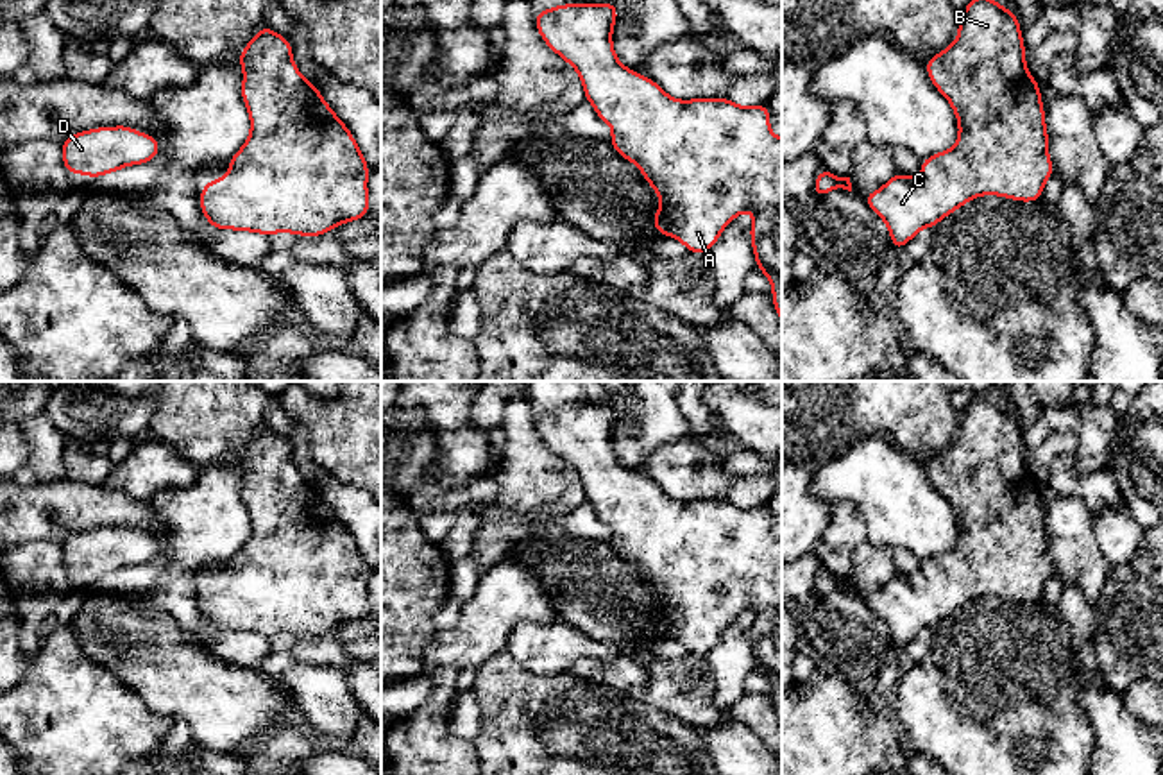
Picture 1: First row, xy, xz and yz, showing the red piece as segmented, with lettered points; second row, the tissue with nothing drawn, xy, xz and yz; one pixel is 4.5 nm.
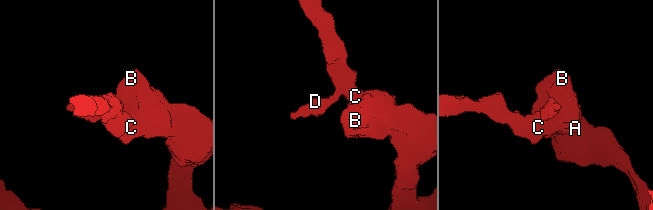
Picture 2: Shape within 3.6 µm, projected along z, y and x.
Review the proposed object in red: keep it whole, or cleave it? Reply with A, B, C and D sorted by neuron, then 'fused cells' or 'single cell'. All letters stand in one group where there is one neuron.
groups A B C D; single cell

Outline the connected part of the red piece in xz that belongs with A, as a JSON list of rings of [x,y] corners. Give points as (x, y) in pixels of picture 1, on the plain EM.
[[[614,403],[556,406],[533,419],[546,446],[578,473],[596,515],[612,526],[615,553],[637,566],[660,598],[655,632],[680,641],[689,653],[705,655],[737,616],[753,614],[757,671],[769,678],[782,723],[782,539],[769,532],[768,505],[744,508],[728,498],[676,501],[655,481],[623,467],[612,446]]]

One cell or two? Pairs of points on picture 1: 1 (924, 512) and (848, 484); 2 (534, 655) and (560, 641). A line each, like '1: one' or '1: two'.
1: one
2: one

